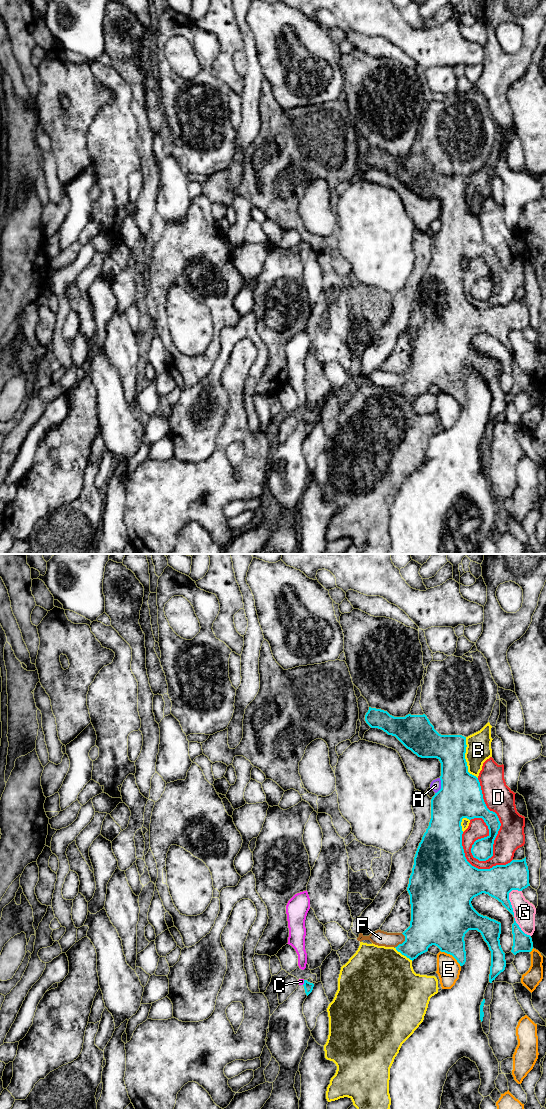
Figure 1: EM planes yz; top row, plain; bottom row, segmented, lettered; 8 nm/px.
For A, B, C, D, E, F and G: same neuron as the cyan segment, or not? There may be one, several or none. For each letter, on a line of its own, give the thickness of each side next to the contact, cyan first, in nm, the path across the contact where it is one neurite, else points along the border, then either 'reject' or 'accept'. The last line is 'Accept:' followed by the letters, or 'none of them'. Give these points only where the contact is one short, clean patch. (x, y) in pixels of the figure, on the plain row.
A: calibres 340 and 90 nm; reject
B: calibres 300 and 200 nm; reject
C: calibres 70 and 50 nm; border yz (304, 420), (302, 424); reject
D: calibres 220 and 240 nm; reject
E: calibres 380 and 190 nm; reject
F: calibres 320 and 120 nm; reject
G: calibres 190 and 180 nm; reject
Accept: none of them

